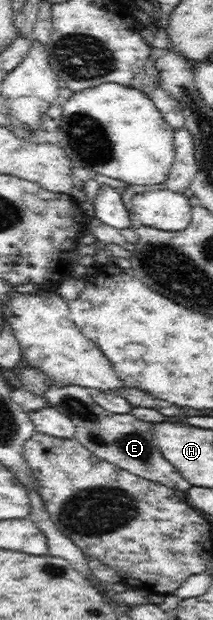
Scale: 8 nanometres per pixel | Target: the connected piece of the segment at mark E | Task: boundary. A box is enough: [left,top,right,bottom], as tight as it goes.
[44,384,192,492]

